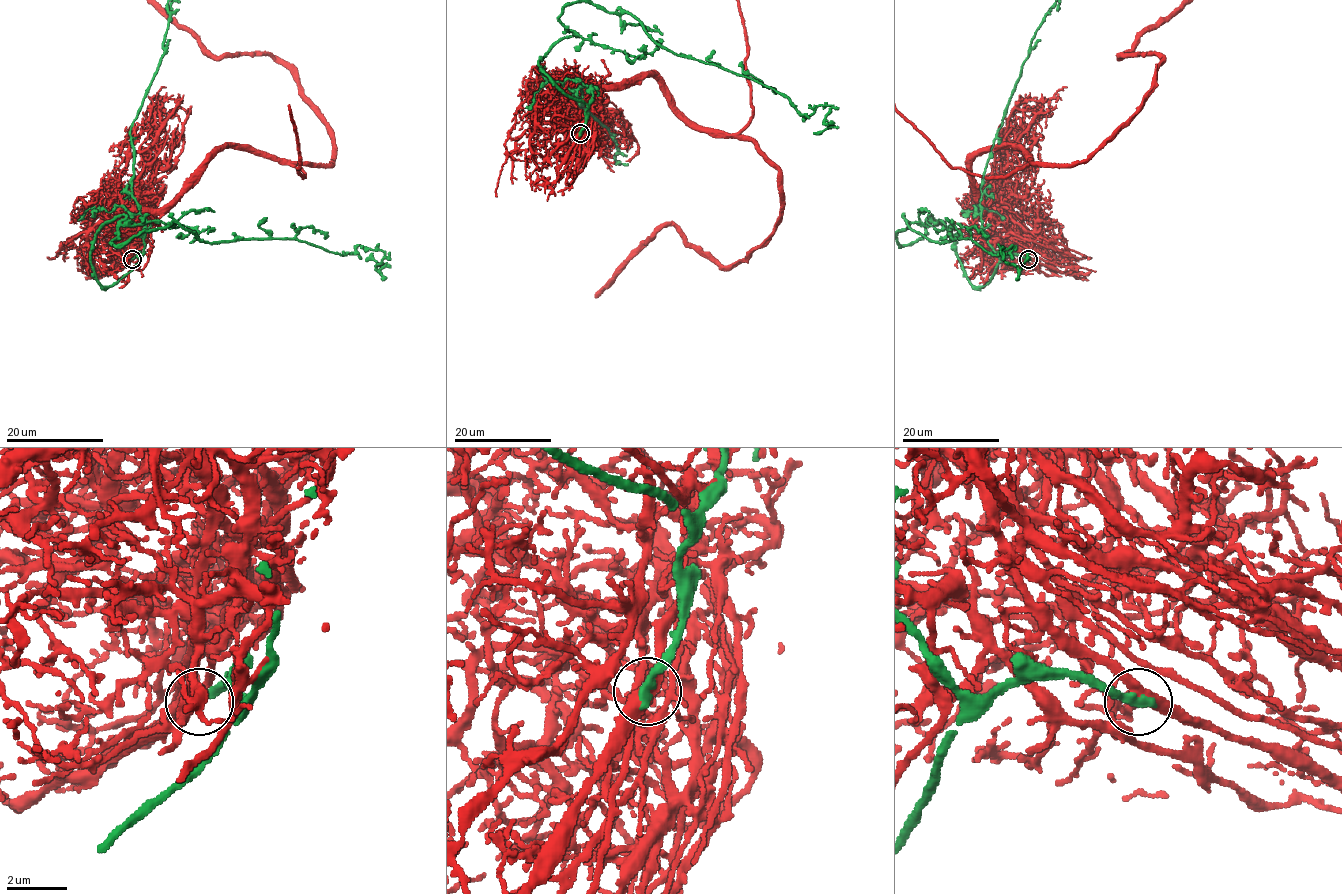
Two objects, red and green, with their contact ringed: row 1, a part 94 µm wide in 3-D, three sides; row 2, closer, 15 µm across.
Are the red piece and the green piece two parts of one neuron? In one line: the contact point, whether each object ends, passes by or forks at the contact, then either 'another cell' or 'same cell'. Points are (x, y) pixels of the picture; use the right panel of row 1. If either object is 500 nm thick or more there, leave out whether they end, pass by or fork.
(1028, 259) | red passes by | green ends | another cell

